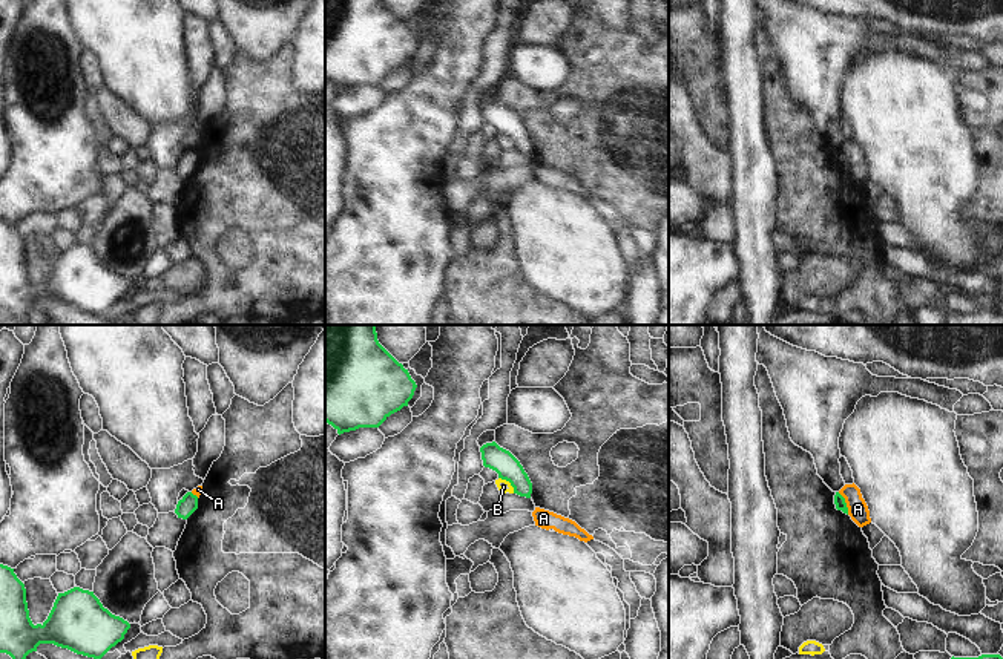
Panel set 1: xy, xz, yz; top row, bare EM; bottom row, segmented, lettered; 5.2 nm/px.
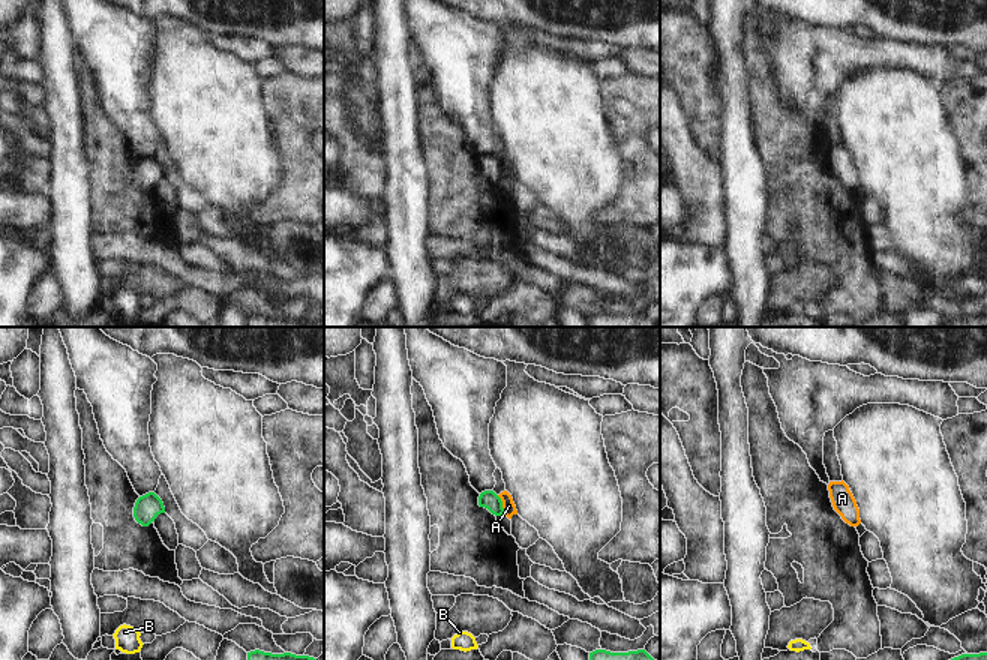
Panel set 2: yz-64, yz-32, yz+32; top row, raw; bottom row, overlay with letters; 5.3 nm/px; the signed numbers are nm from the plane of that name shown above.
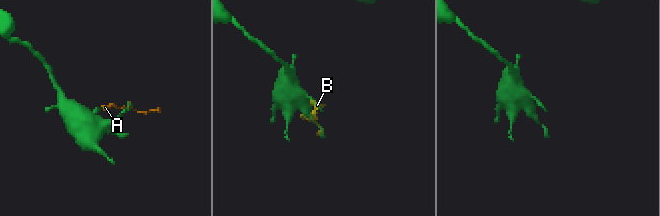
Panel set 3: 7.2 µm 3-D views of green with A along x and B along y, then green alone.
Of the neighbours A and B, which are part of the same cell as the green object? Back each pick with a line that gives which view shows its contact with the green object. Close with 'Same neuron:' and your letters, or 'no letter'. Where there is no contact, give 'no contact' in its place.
Same neuron: no letter

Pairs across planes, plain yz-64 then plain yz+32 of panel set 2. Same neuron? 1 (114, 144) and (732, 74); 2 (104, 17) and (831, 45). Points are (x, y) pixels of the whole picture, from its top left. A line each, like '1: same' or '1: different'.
1: different
2: same

